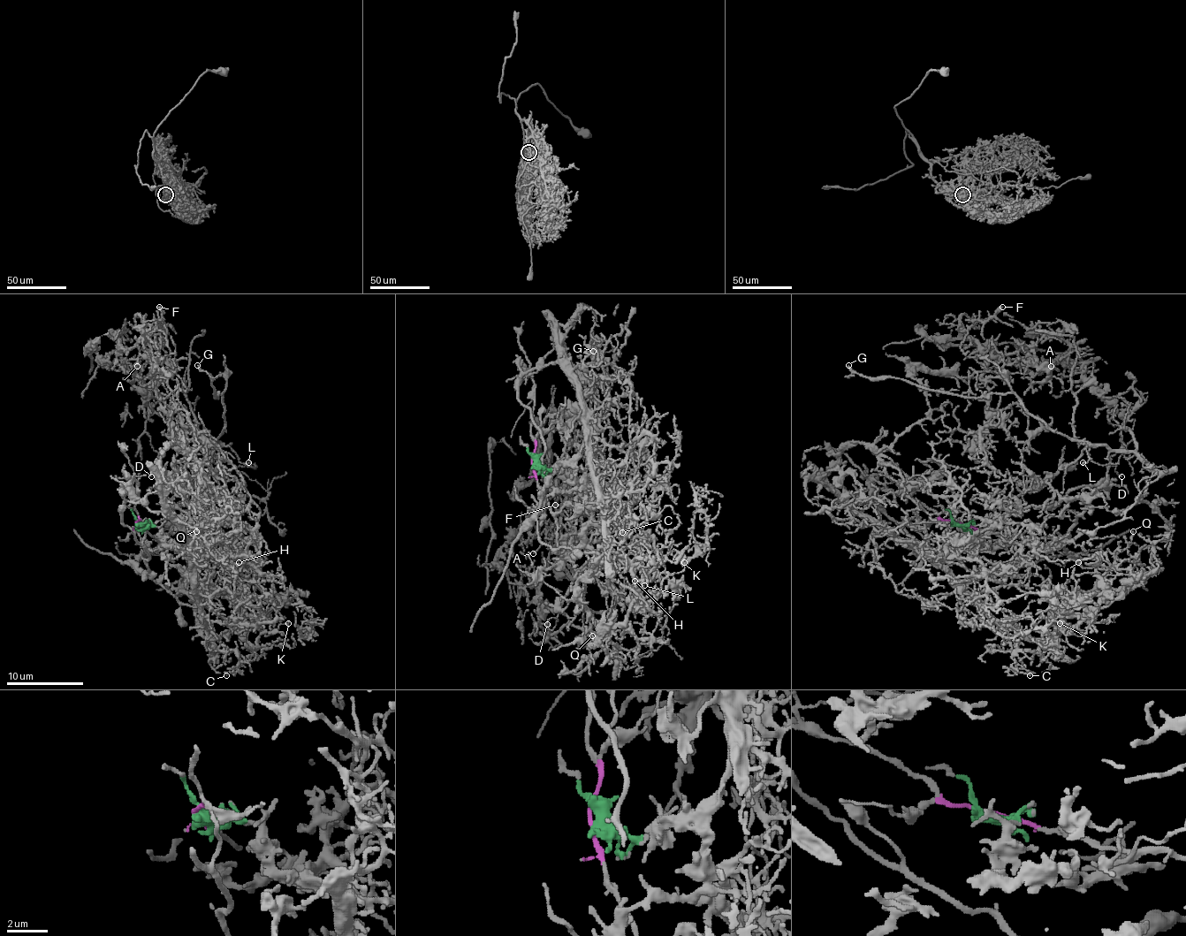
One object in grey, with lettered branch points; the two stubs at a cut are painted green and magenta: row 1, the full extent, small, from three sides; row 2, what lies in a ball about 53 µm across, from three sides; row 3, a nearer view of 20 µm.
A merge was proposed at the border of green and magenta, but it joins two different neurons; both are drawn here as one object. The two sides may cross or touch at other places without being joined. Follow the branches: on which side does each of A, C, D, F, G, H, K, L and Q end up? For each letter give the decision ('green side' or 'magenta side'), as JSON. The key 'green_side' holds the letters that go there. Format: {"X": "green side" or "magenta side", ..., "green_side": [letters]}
{"A": "green side", "C": "green side", "D": "magenta side", "F": "green side", "G": "magenta side", "H": "green side", "K": "green side", "L": "magenta side", "Q": "green side", "green_side": ["A", "C", "F", "H", "K", "Q"]}

